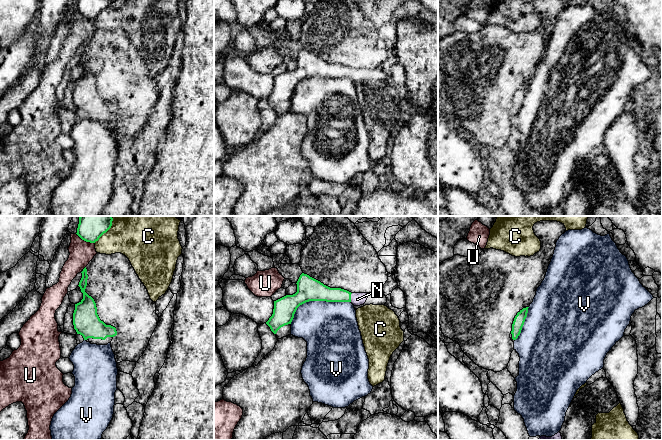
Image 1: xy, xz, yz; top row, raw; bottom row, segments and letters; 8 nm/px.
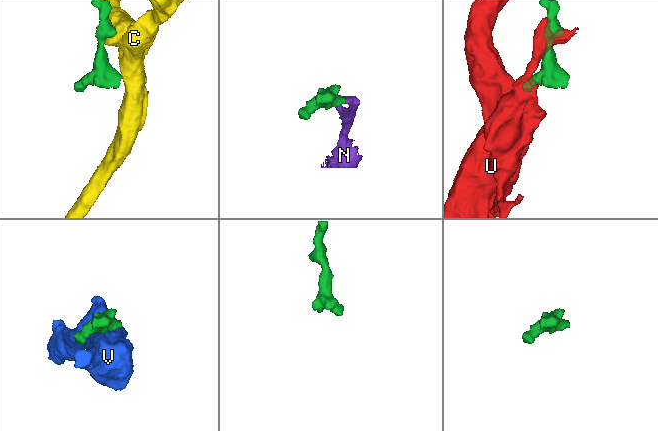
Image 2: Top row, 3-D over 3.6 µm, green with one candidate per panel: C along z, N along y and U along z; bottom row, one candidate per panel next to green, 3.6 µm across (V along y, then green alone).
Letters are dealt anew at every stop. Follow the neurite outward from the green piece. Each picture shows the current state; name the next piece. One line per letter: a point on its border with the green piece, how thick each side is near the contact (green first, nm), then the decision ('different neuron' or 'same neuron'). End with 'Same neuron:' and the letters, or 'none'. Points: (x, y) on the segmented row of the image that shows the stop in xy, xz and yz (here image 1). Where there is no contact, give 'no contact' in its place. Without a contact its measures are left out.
C: meets green in xy at (107, 230); 260 nm thick on the green side, 440 nm on the other; different neuron
N: meets green in xz at (350, 297); 140 nm thick on the green side, 110 nm on the other; same neuron
U: meets green in xy at (85, 240); 260 nm thick on the green side, 190 nm on the other; different neuron
V: meets green in xz at (316, 300); 190 nm thick on the green side, 440 nm on the other; different neuron
Same neuron: N

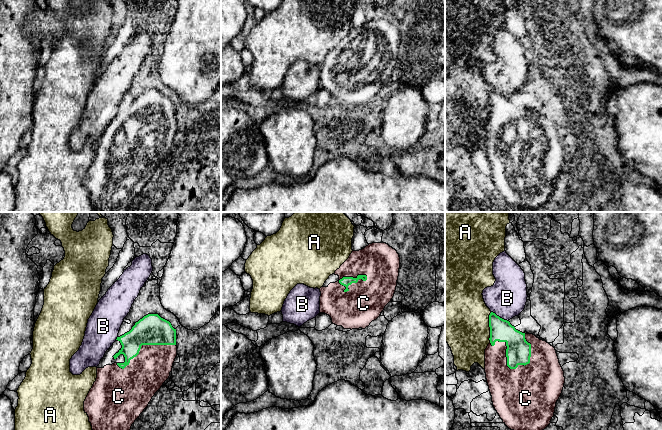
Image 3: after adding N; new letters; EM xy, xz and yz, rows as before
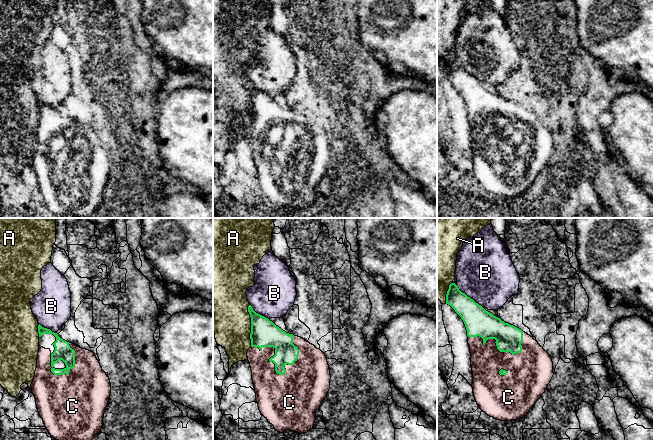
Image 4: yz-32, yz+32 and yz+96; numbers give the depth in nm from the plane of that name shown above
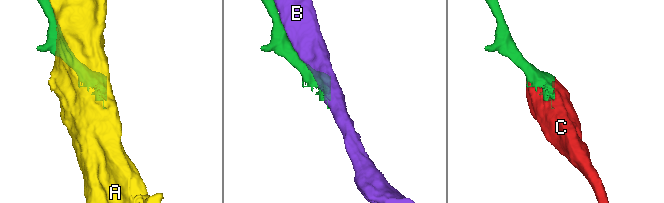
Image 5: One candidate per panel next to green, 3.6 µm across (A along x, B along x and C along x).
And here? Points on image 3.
A: meets green in yz at (489, 326); 180 nm thick on the green side, 440 nm on the other; different neuron
B: meets green in yz at (498, 316); 180 nm thick on the green side, 300 nm on the other; different neuron
C: meets green in yz at (506, 356); 200 nm thick on the green side, 300 nm on the other; same neuron
Same neuron: C

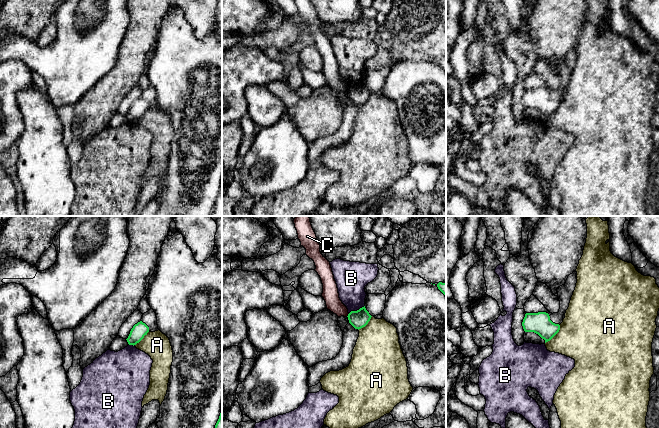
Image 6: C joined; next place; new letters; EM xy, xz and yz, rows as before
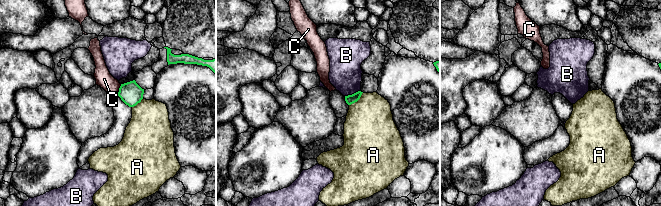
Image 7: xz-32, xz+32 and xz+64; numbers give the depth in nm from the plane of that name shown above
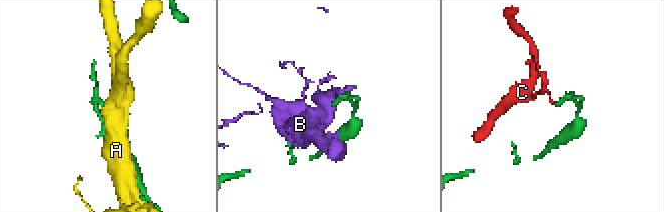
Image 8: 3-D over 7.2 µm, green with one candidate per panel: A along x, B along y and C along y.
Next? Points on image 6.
A: meets green in yz at (554, 335); 170 nm thick on the green side, 420 nm on the other; different neuron
B: meets green in xz at (357, 310); 150 nm thick on the green side, 240 nm on the other; different neuron
C: meets green in xz at (348, 315); 150 nm thick on the green side, 130 nm on the other; different neuron
Same neuron: none

